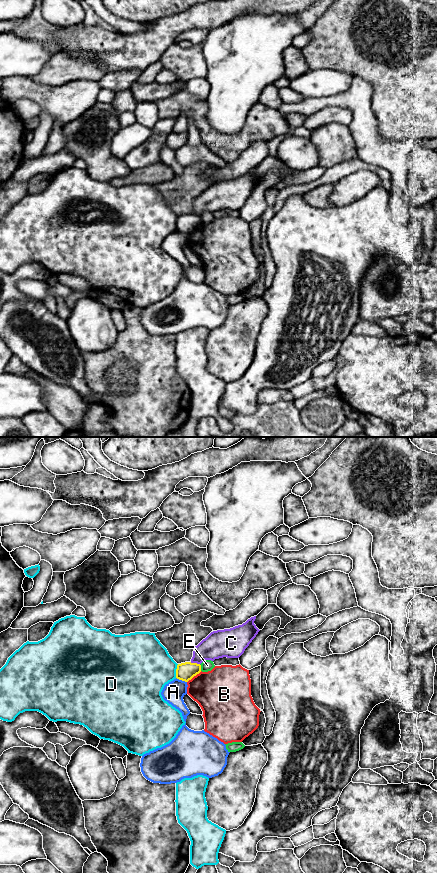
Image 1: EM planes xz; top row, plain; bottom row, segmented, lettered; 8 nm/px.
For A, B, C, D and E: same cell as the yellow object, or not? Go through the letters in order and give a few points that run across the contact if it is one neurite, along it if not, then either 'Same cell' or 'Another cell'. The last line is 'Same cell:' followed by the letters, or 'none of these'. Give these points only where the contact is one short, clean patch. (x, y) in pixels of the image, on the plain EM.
A: Another cell
B: Another cell
C: Line: xz (190, 214), (199, 216). Another cell
D: Another cell
E: Line: xz (199, 216), (201, 222). Another cell
Same cell: none of these

